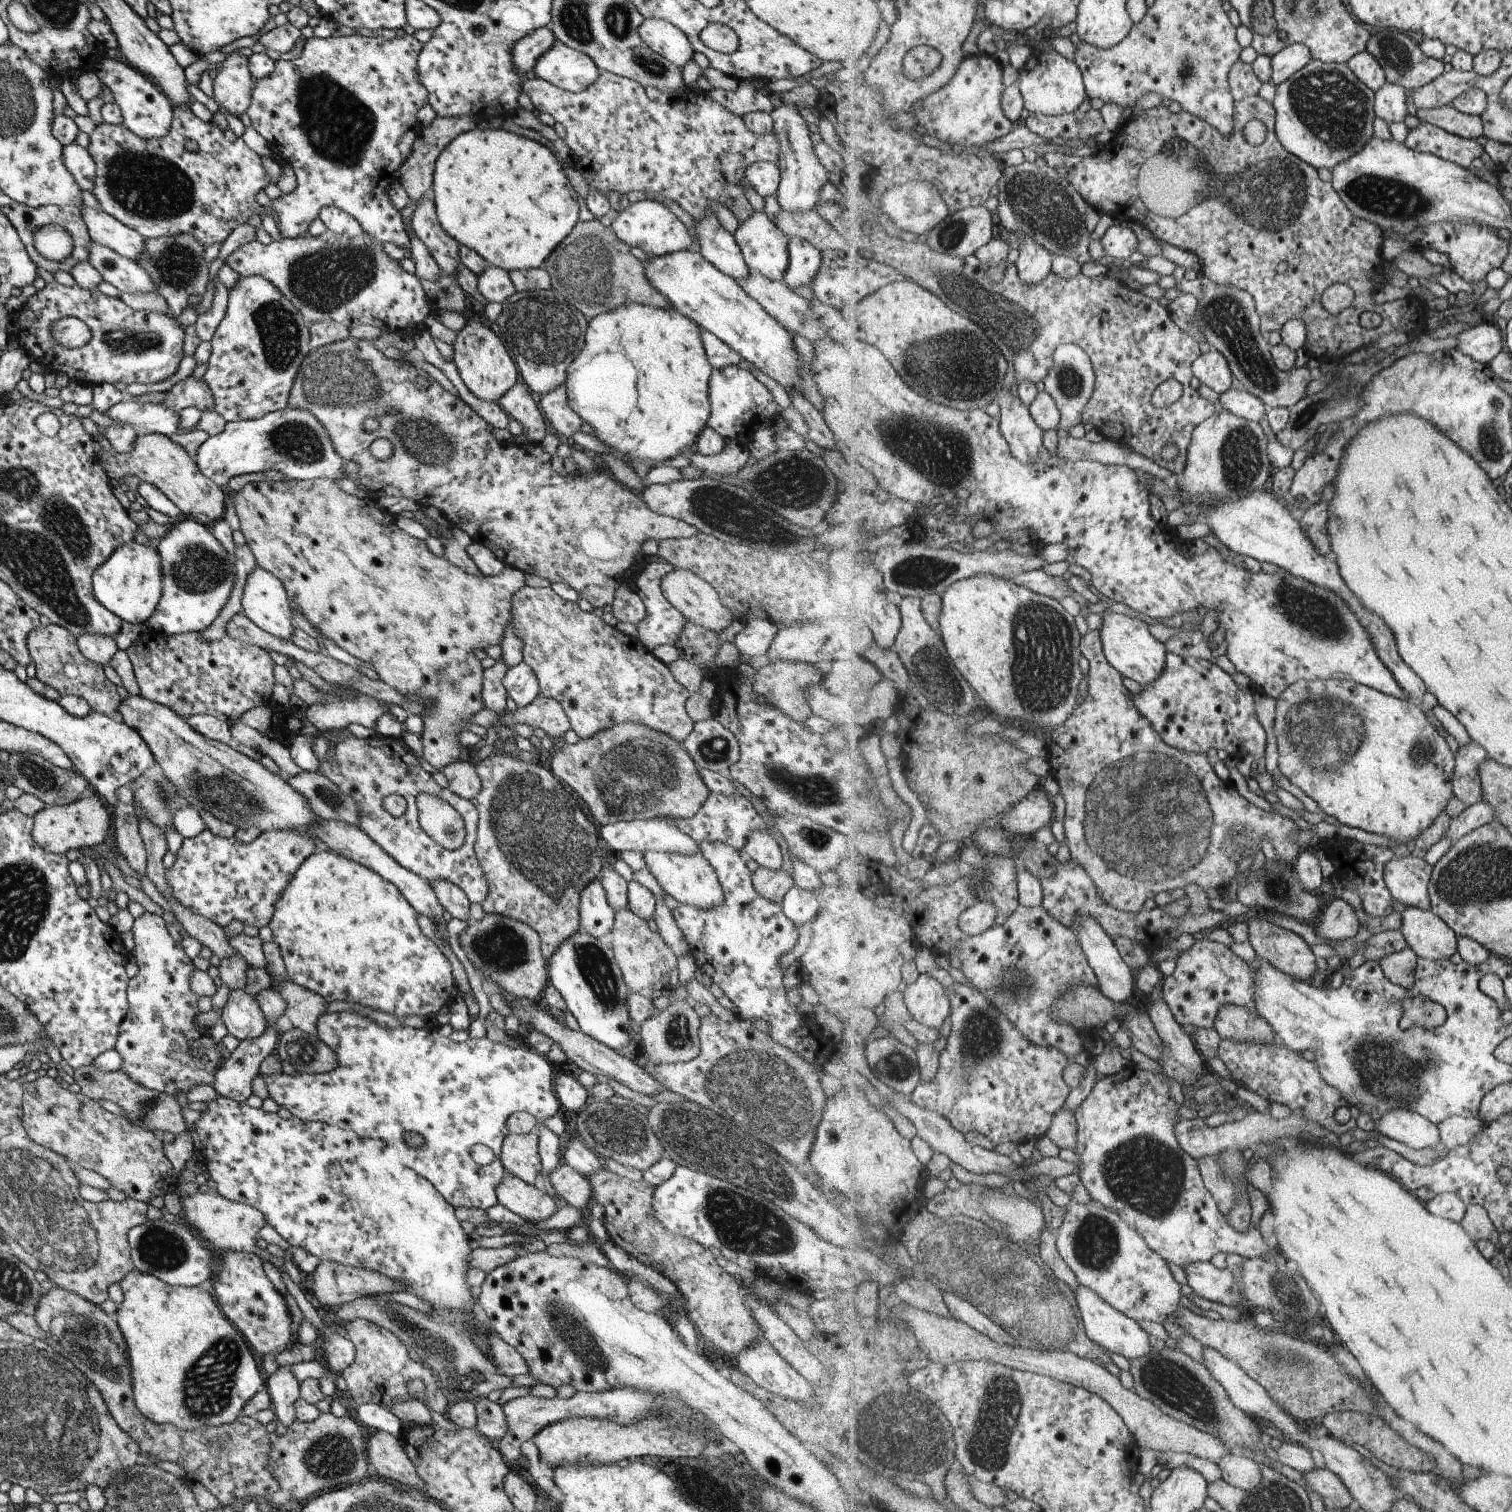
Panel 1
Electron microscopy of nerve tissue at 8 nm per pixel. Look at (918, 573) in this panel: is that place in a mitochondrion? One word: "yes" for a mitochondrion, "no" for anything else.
yes

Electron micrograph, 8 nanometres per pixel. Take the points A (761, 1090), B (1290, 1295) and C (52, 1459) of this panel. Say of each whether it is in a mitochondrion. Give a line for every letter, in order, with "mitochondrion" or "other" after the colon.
A: mitochondrion
B: mitochondrion
C: mitochondrion

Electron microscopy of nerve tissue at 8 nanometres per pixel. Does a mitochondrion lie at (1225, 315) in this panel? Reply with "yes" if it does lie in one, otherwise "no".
yes

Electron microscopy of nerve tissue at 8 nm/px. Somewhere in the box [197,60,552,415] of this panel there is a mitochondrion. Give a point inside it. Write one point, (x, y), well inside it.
(337, 126)

